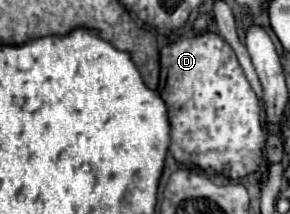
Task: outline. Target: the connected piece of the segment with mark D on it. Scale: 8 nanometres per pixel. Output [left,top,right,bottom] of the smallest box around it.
[158,32,266,178]

